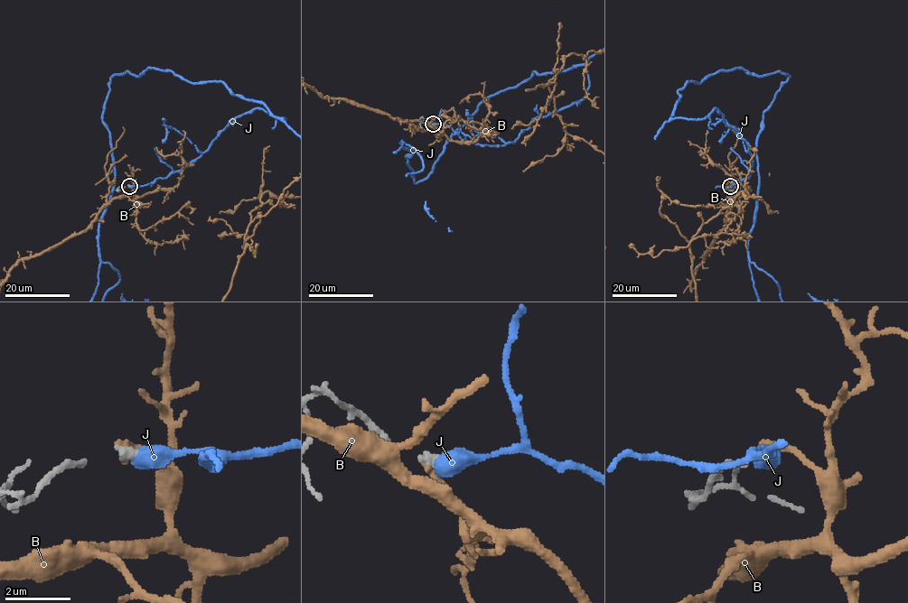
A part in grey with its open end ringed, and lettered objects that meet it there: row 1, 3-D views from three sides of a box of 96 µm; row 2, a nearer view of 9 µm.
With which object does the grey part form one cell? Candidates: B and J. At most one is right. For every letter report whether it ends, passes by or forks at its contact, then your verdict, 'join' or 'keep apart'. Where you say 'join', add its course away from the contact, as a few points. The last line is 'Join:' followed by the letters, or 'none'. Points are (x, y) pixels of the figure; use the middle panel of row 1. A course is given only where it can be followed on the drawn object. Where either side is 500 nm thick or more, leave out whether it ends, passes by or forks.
B: it ends; keep apart
J: join
Join: J

